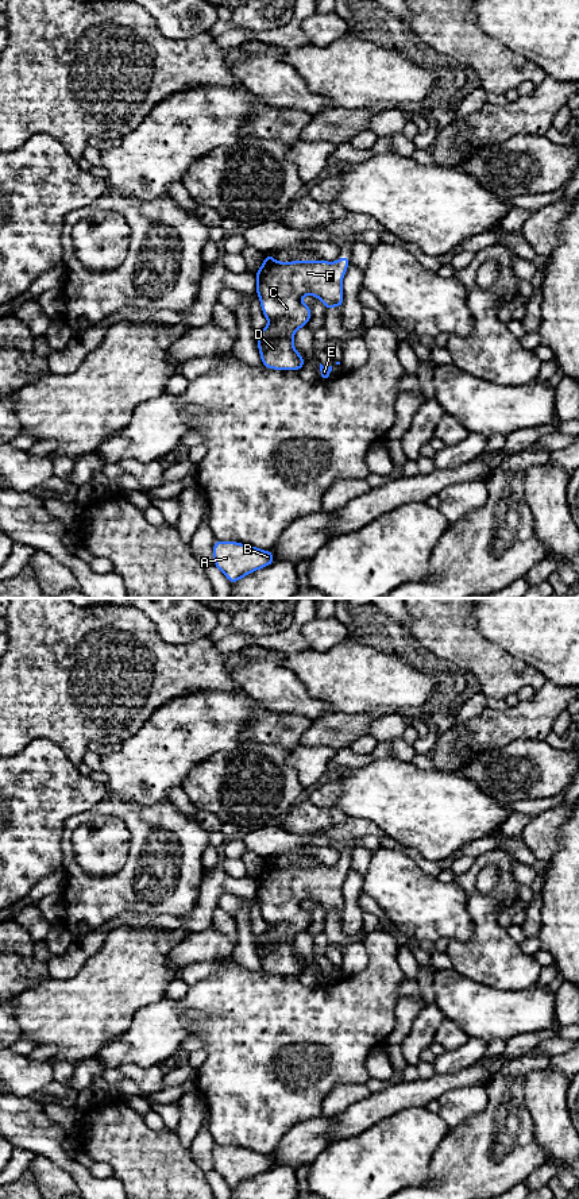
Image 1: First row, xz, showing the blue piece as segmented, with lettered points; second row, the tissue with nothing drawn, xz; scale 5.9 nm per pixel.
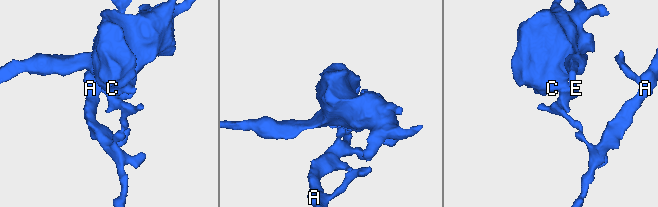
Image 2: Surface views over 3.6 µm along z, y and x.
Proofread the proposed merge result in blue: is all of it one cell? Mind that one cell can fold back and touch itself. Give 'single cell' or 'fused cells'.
fused cells

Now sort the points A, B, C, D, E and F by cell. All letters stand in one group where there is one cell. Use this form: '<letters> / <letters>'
A B D E / C F

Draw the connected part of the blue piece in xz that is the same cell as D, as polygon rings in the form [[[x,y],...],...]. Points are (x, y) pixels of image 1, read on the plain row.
[[[266,933],[255,938],[262,969],[273,975],[296,975],[304,972],[305,964],[294,953],[294,940],[270,942]]]

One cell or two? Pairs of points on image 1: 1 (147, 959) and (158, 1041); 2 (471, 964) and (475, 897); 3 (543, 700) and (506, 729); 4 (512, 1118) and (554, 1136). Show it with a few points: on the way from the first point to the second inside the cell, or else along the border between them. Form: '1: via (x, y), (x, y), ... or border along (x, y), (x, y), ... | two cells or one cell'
1: border along (163, 995), (142, 1006), (128, 1024) | two cells
2: via (483, 948), (483, 913) | one cell
3: via (533, 709), (520, 723), (516, 723) | one cell
4: border along (524, 1095), (533, 1137), (548, 1153) | two cells

